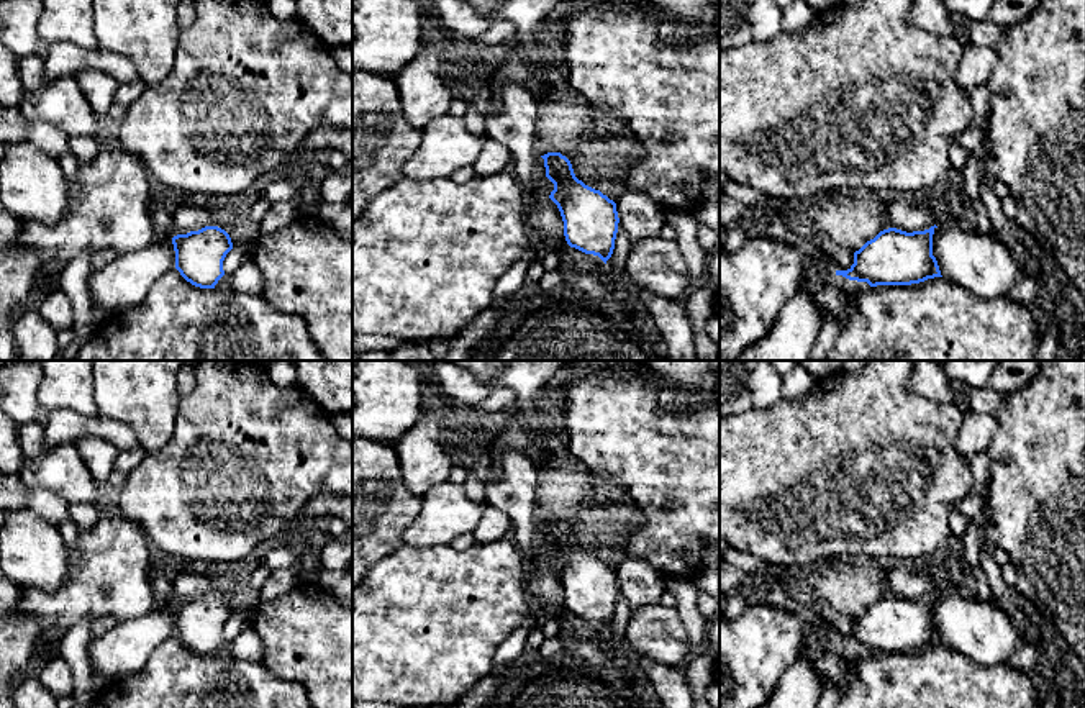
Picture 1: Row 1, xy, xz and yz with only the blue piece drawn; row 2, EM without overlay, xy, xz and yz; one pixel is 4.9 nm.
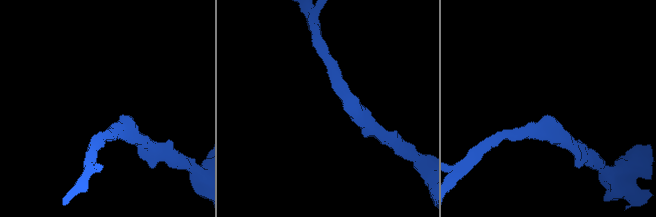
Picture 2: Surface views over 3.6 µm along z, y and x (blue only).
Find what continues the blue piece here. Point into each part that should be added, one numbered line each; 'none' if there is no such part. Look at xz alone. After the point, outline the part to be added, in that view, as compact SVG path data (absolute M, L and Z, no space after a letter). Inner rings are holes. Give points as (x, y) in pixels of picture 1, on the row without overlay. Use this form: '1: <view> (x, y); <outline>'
1: xz (546, 553); M538 526L539 533L539 552L541 552L541 560L549 564L551 559L554 557L554 551L546 544L546 534L544 534L544 526Z

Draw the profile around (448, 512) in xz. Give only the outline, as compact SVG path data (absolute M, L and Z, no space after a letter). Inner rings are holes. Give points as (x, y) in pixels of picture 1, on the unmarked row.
M446 480L423 495L423 508L405 529L403 546L413 551L449 546L457 536L474 533L483 506L467 497L462 483Z

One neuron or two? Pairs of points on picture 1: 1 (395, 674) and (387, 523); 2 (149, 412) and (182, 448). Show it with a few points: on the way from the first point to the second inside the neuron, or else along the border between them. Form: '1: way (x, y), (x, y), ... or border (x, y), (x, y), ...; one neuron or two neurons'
1: border (402, 544), (369, 569); two neurons
2: border (181, 399), (172, 436), (148, 453); two neurons

